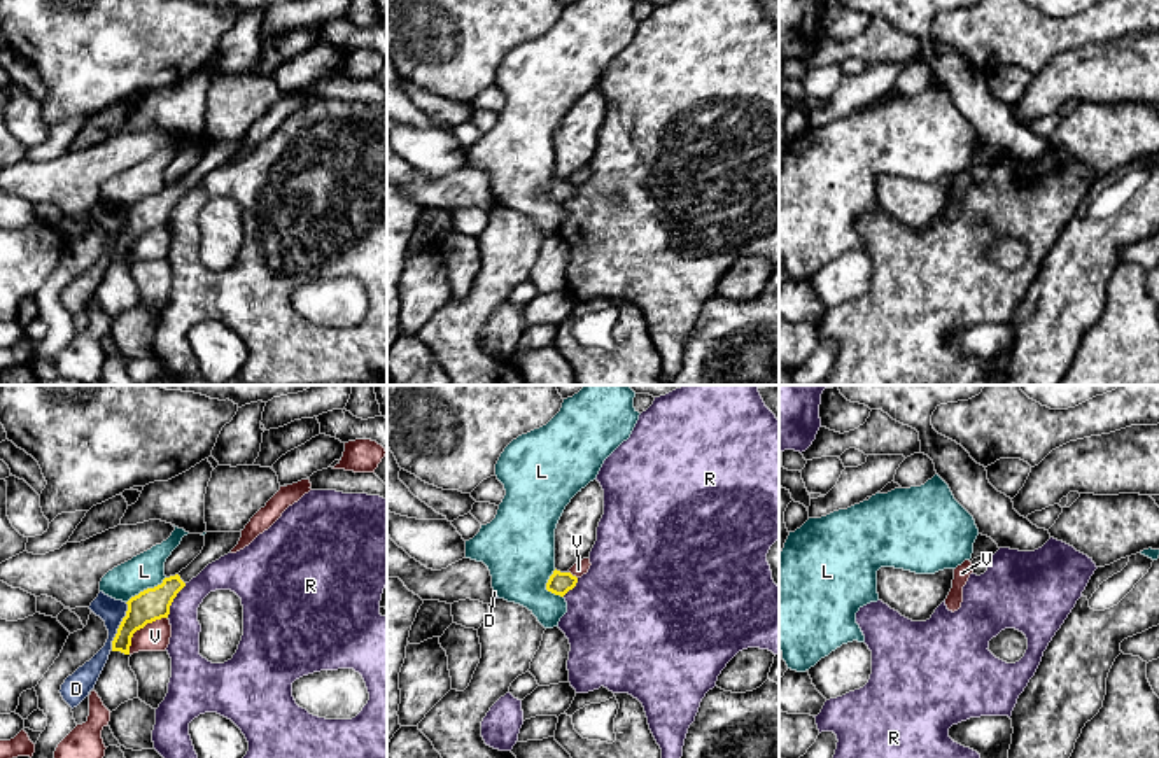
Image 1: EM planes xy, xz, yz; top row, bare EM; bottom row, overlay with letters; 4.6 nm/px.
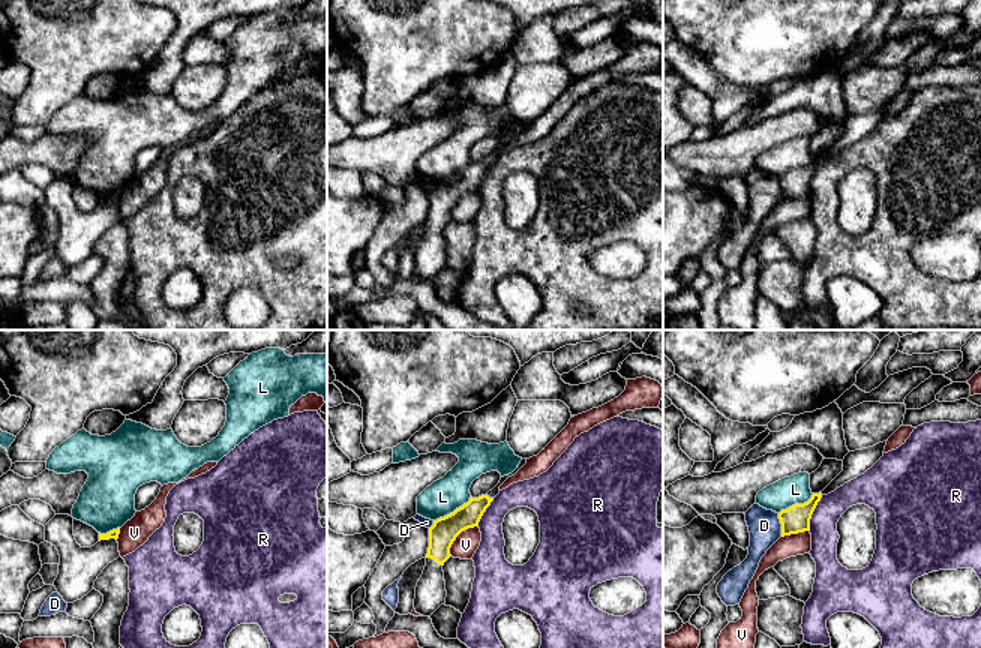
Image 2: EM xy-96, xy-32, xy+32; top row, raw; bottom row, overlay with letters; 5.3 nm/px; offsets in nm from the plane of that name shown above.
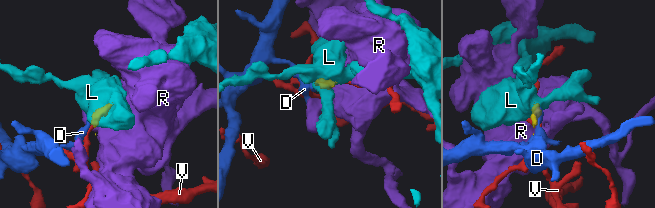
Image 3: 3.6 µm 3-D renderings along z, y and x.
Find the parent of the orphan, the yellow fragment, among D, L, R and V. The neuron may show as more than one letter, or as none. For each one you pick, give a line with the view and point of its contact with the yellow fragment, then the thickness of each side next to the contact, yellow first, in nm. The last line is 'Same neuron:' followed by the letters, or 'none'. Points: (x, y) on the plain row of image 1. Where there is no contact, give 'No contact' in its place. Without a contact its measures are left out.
Same neuron: none

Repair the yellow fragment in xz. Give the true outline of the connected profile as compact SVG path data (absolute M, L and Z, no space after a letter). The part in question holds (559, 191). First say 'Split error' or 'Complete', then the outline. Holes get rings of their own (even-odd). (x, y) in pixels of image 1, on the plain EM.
Complete. M555 177L546 191L546 198L564 205L569 198L576 194L576 191L578 191L576 184L572 184L571 180L560 180Z

